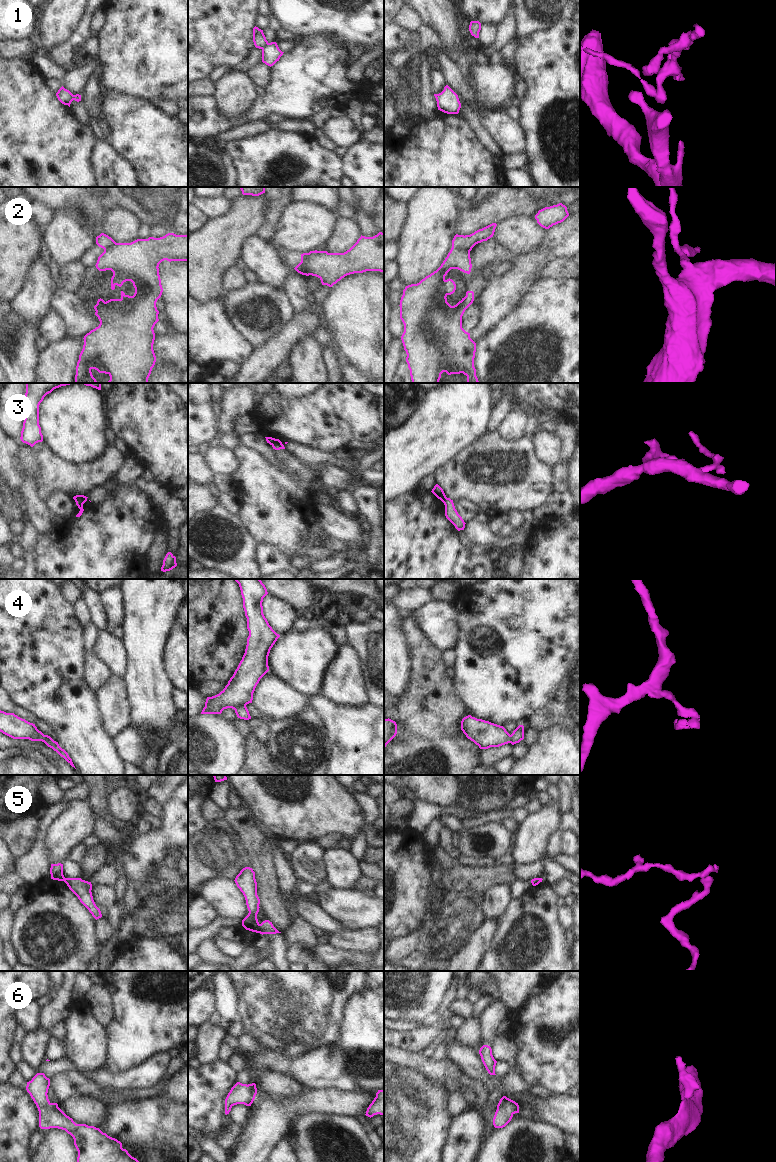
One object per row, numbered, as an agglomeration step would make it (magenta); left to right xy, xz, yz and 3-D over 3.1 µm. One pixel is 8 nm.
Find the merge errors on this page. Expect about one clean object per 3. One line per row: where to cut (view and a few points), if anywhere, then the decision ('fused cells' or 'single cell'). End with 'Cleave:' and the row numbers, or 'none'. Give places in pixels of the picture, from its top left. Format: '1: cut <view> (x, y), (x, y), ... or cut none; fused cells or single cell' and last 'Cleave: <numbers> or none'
1: cut xz (268, 43), (261, 48); fused cells
2: cut yz (452, 247), (469, 251); fused cells
3: cut xz (281, 443), (272, 445); fused cells
4: cut xz (245, 705), (239, 705), (234, 709); fused cells
5: cut xz (259, 924), (261, 933); fused cells
6: cut none; single cell
Cleave: 1, 2, 3, 4, 5

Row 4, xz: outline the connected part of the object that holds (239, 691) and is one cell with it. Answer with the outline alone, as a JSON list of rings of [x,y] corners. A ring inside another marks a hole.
[[[234,579],[240,587],[243,598],[243,608],[247,618],[249,636],[245,653],[233,676],[225,688],[217,695],[207,697],[201,714],[221,714],[224,709],[235,709],[241,705],[252,703],[253,693],[260,679],[269,671],[268,656],[271,648],[280,637],[269,625],[263,614],[263,598],[268,594],[260,579]]]

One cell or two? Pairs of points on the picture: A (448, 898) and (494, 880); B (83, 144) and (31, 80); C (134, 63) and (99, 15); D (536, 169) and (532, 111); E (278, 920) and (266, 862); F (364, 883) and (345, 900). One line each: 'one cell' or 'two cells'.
A: one cell
B: one cell
C: two cells
D: one cell
E: one cell
F: two cells

